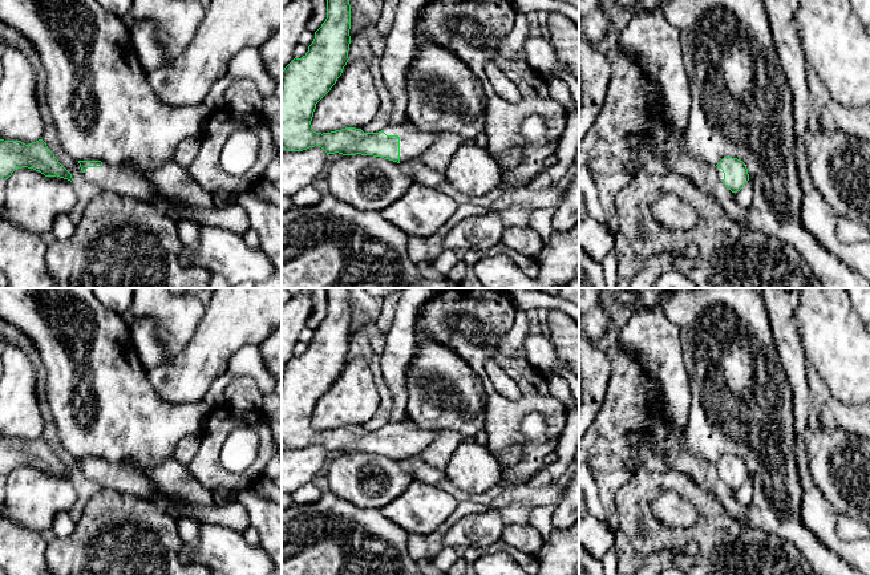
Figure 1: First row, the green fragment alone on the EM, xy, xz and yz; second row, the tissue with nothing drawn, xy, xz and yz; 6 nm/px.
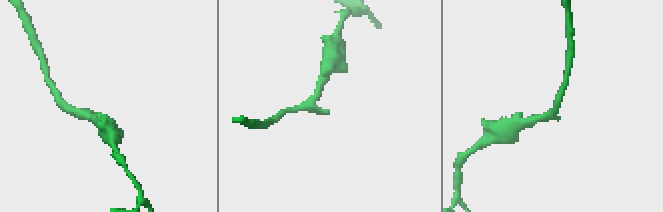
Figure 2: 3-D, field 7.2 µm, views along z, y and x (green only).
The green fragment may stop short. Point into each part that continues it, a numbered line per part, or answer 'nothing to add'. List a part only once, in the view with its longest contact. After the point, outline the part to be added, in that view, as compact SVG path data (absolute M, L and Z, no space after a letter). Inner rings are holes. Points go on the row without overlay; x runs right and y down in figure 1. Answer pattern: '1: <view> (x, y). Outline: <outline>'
1: xz (413, 440). Outline: M410 418L404 422L389 422L384 430L400 434L400 459L420 455L437 436L436 430L420 428Z

